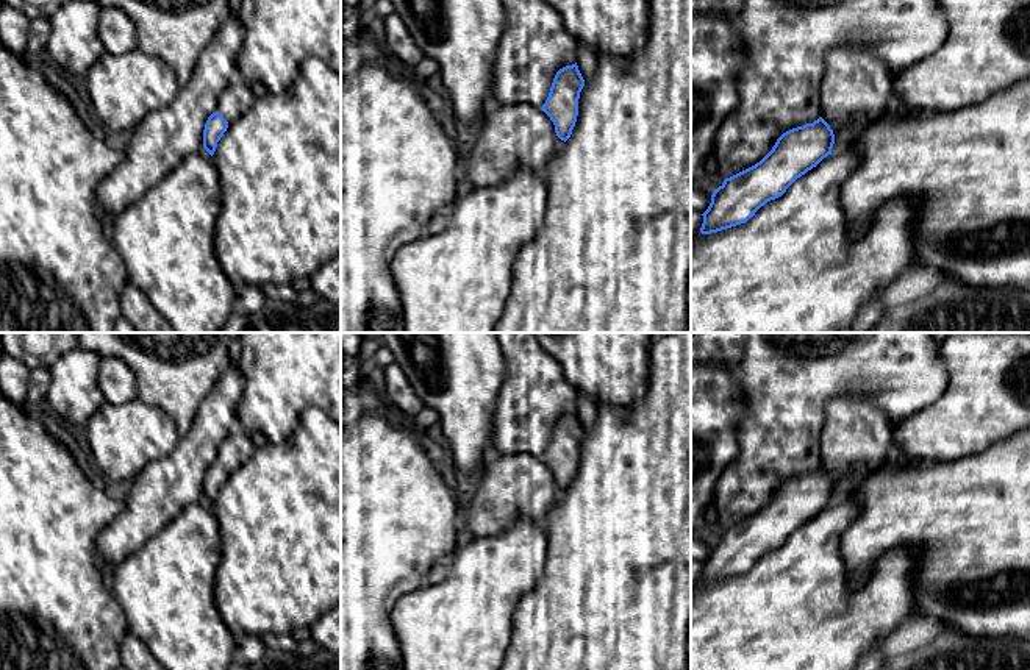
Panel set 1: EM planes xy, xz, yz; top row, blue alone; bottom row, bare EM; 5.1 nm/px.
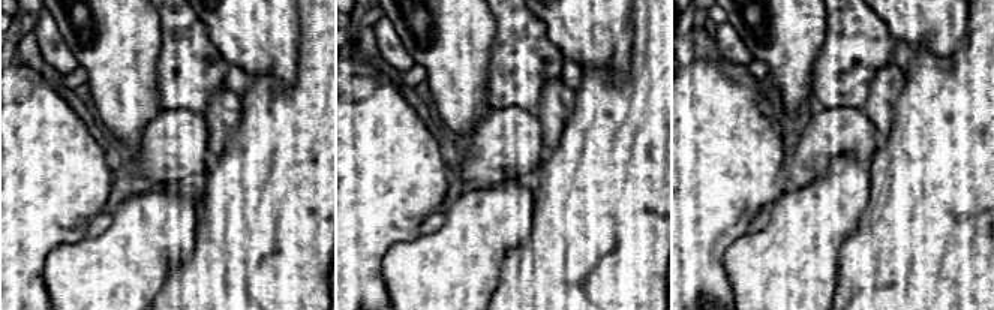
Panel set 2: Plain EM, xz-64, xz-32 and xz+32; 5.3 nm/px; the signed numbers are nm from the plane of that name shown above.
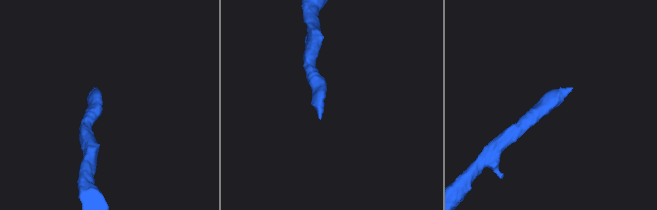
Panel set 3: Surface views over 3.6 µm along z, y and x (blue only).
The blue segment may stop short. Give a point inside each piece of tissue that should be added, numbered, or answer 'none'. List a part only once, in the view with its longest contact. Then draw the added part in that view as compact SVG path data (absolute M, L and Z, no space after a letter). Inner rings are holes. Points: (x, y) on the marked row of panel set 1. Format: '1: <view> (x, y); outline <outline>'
1: xy (238, 97); outline M238 77L219 95L217 112L231 123L252 108L256 94L255 86Z

